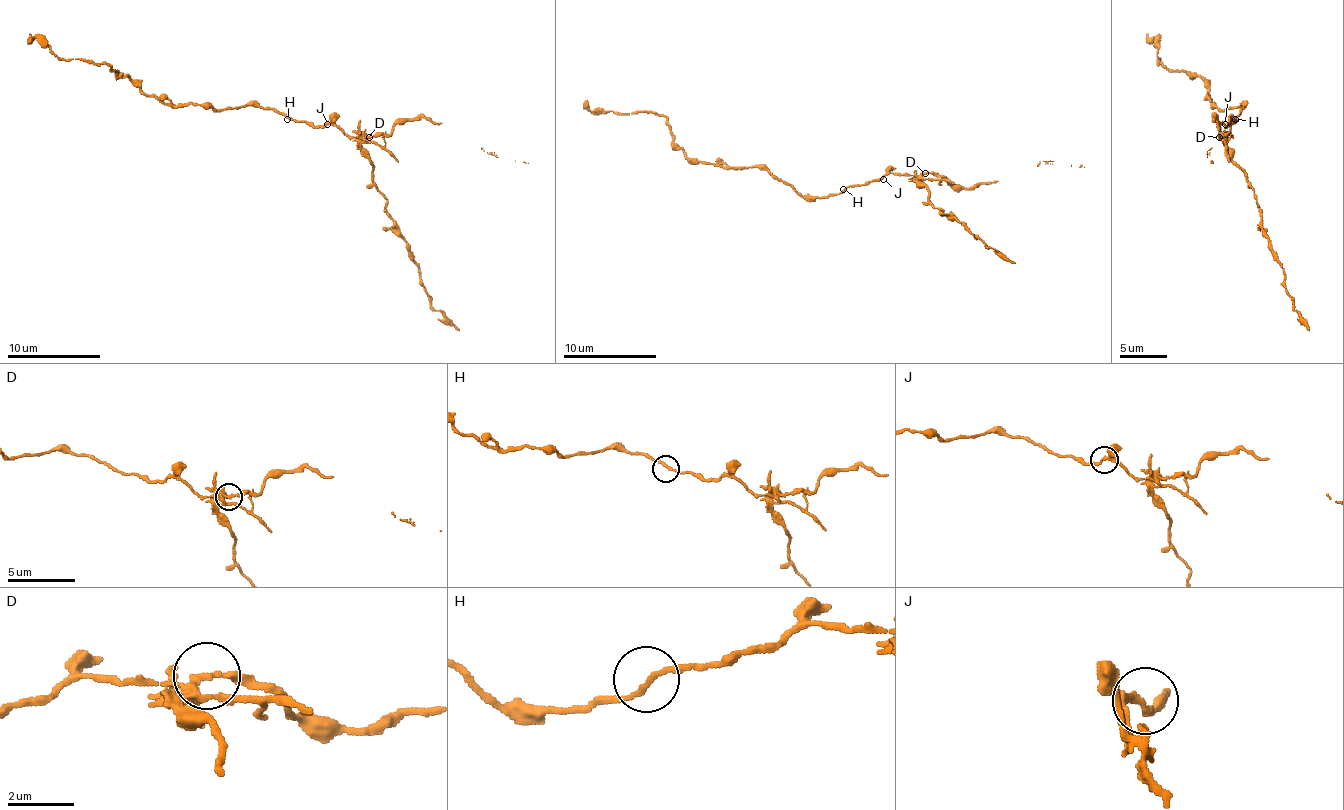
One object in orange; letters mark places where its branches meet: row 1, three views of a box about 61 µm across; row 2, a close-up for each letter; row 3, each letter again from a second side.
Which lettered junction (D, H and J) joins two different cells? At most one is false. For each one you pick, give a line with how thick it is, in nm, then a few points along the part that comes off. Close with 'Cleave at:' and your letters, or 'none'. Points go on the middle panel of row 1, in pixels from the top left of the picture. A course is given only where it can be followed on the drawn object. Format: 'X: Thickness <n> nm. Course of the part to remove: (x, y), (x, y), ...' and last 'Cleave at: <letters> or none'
D: Thickness 180 nm. Course of the part to remove: (925, 172), (918, 182), (923, 184), (928, 200), (944, 214), (956, 217), (986, 247), (1014, 263)
Cleave at: D

